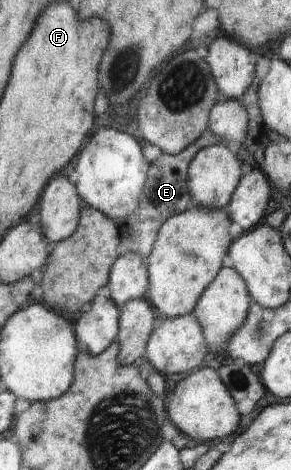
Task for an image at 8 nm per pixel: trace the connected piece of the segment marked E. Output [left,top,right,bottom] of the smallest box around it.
[120,129,219,259]

